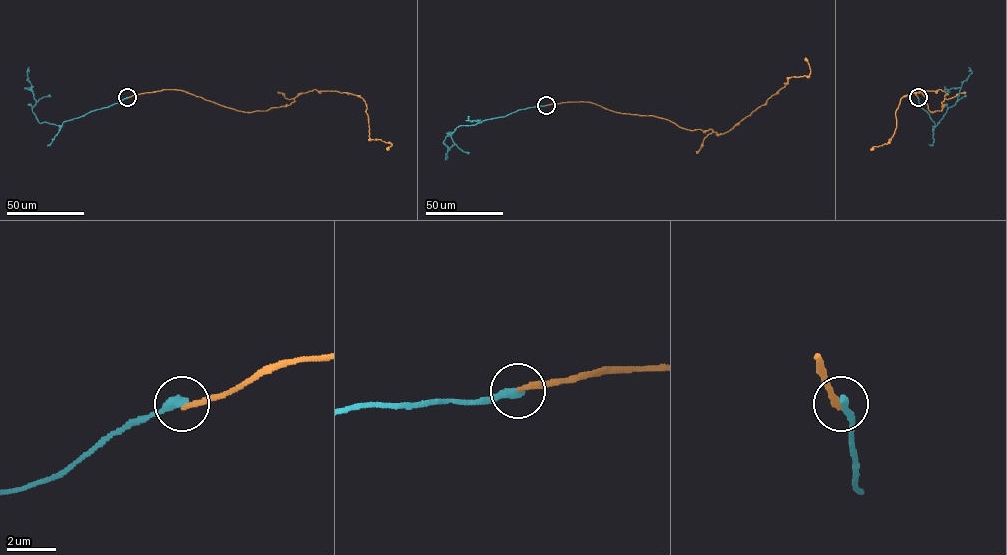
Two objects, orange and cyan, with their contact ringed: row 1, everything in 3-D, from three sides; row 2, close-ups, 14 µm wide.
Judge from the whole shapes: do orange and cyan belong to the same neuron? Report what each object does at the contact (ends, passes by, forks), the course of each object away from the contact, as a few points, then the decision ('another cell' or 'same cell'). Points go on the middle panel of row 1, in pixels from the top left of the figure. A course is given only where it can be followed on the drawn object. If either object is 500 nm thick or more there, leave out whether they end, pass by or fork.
orange ends there; cyan ends there; orange runs (546, 105), (590, 102), (620, 113), (666, 119), (685, 129), (724, 133), (788, 79), (808, 76), (806, 58); cyan runs (546, 105), (459, 126), (450, 134), (454, 144), (447, 156); another cell

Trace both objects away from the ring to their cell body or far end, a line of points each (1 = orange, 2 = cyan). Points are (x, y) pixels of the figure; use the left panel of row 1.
1: (127, 97), (182, 90), (253, 112), (316, 89), (348, 92), (364, 101), (370, 138), (391, 144), (387, 149)
2: (127, 97), (65, 121), (61, 125), (40, 123), (32, 110), (36, 100), (28, 79), (28, 67)

